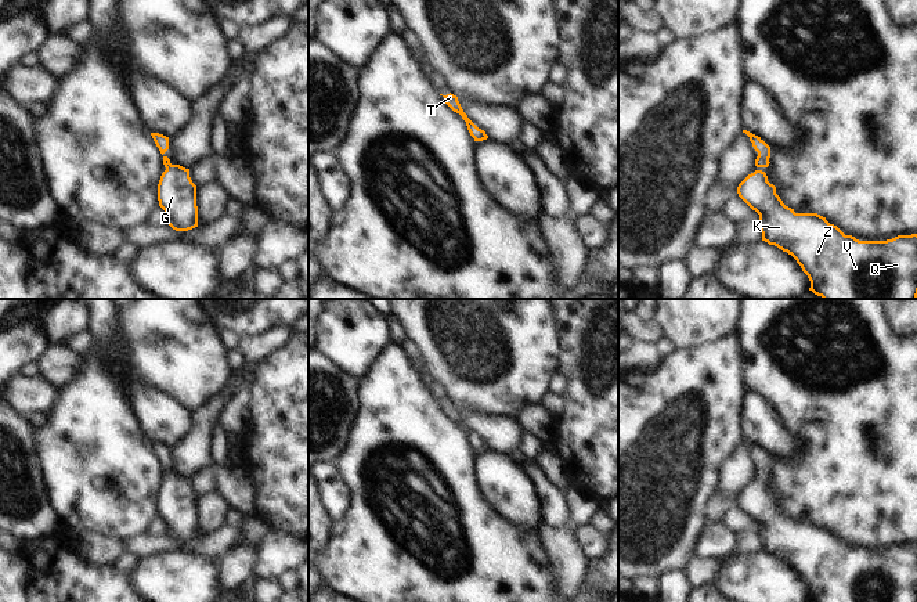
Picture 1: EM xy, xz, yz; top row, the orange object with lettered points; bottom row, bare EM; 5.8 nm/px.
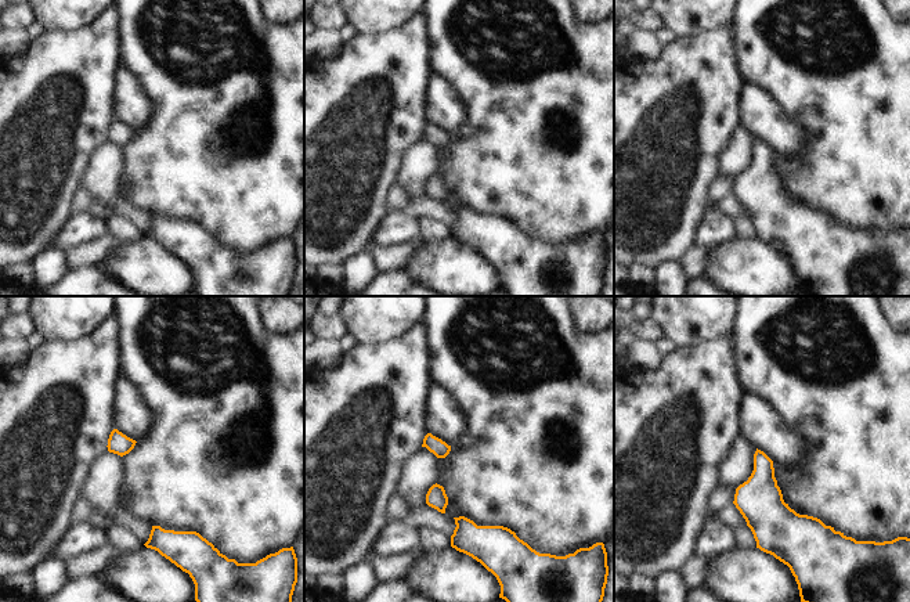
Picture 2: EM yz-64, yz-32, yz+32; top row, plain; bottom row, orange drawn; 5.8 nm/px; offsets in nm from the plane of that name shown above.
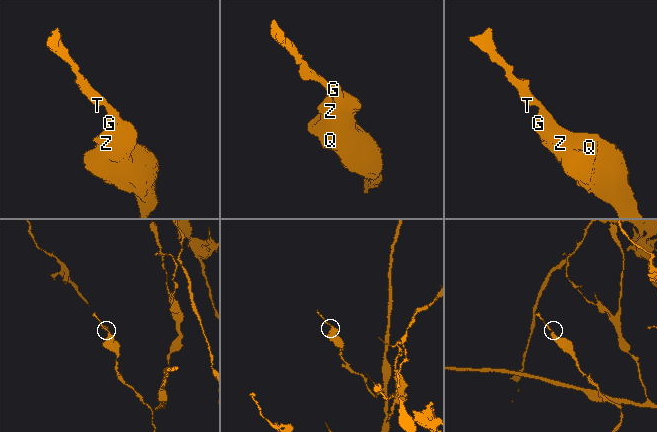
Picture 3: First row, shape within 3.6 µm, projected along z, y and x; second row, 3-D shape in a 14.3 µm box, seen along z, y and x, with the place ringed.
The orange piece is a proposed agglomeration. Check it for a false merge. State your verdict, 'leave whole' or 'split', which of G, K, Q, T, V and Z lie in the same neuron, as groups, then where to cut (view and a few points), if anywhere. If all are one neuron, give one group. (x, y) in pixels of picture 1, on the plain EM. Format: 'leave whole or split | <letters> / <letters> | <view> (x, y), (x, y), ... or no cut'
leave whole | G K Q T V Z | no cut

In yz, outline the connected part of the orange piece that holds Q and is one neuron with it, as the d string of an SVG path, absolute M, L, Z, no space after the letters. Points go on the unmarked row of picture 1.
M743 440L758 462L754 483L737 497L739 507L759 525L762 551L791 565L811 591L812 602L917 602L917 544L887 551L859 551L845 545L817 523L795 523L776 504L762 477L769 476L770 457L758 446Z

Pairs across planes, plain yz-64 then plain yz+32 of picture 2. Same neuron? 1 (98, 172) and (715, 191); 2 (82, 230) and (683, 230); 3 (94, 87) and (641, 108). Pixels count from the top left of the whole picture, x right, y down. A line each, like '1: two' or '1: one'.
1: two
2: two
3: one

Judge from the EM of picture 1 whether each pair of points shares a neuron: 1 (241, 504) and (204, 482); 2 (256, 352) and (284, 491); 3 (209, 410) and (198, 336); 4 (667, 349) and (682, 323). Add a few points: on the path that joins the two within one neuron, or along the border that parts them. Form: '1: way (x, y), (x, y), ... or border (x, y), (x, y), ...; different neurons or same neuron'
1: way (231, 494), (219, 482), (213, 482); same neuron
2: border (284, 342), (256, 363); different neurons
3: border (223, 388), (191, 413); different neurons
4: border (665, 336), (678, 348); different neurons

